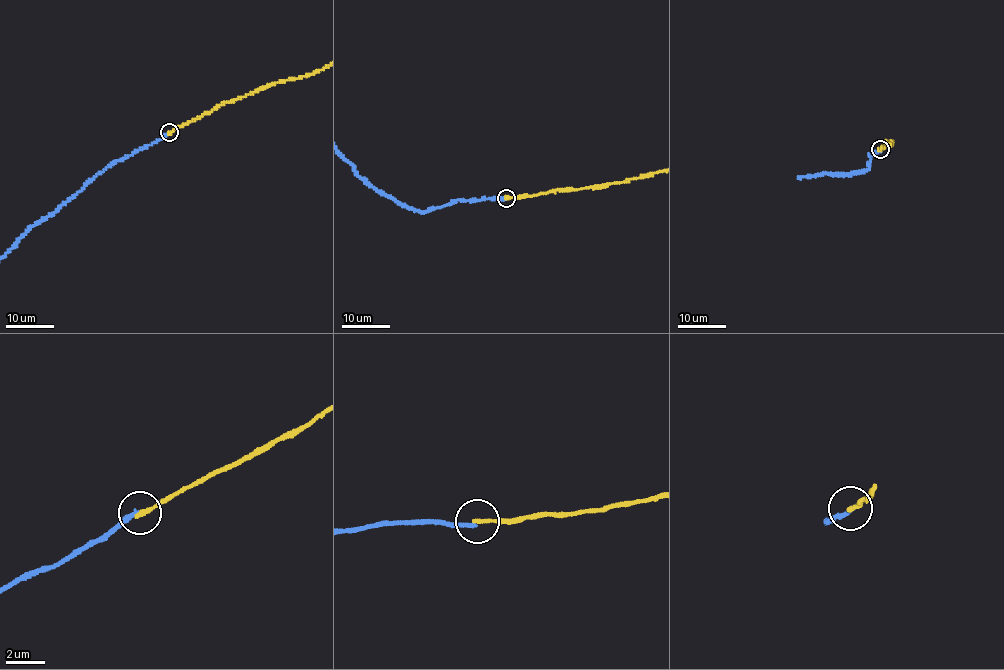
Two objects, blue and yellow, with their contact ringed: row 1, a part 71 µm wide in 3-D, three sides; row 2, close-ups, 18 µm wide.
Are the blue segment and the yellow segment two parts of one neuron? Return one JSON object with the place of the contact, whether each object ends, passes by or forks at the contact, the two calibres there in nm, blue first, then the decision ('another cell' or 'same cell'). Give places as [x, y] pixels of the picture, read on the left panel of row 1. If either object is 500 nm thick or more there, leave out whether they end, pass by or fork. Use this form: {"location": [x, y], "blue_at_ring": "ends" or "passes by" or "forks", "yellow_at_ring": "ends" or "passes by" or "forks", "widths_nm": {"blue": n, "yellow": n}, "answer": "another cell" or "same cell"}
{"location": [169, 132], "blue_at_ring": "ends", "yellow_at_ring": "ends", "widths_nm": {"blue": 220, "yellow": 220}, "answer": "another cell"}

